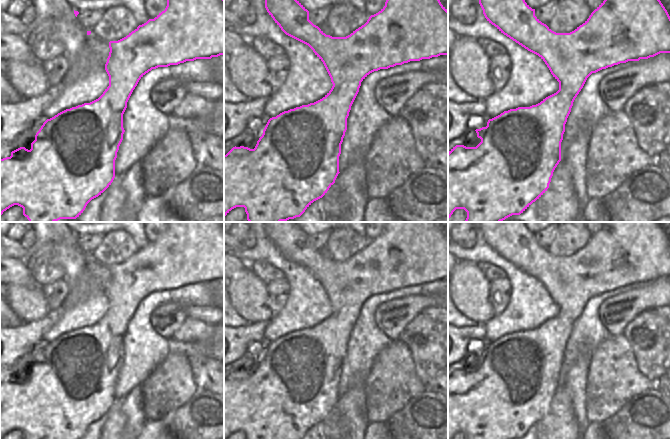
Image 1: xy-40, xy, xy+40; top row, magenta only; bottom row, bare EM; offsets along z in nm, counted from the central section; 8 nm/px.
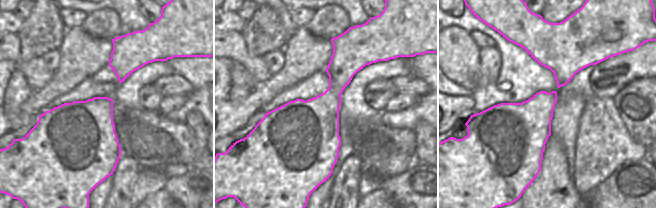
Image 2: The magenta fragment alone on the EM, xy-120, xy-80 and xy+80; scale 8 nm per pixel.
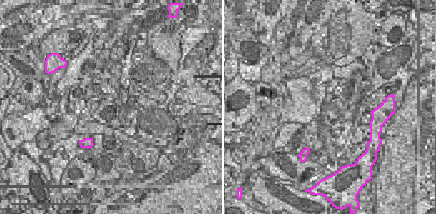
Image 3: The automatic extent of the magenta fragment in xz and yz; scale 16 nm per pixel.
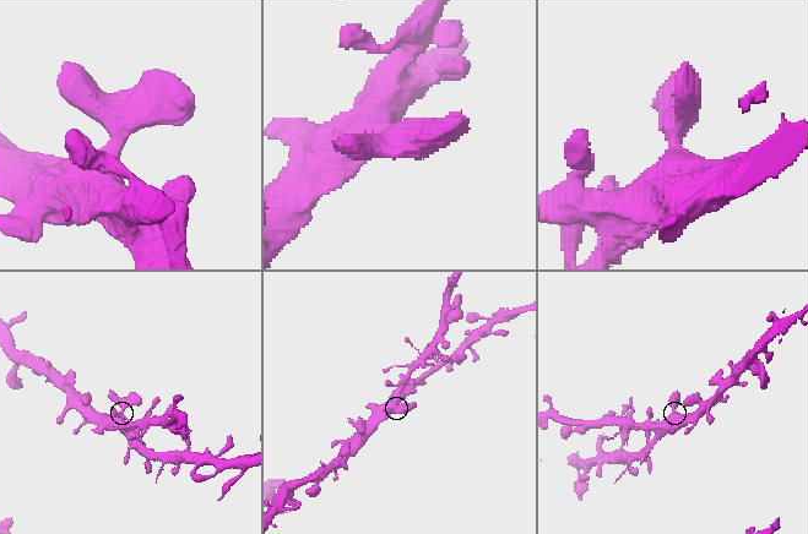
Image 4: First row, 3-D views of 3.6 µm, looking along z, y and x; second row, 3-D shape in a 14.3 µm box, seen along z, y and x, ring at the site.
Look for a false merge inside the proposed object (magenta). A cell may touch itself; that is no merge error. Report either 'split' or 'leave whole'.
leave whole

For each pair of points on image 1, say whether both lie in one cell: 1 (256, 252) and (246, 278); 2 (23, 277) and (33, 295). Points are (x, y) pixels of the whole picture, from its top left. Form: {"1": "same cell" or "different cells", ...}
{"1": "different cells", "2": "different cells"}

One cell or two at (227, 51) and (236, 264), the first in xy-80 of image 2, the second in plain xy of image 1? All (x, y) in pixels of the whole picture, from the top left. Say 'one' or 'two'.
one

